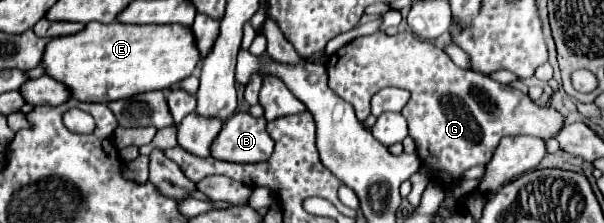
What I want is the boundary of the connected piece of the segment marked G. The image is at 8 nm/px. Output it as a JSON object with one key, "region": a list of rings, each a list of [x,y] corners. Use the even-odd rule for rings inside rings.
{"region":[[[379,31],[367,37],[359,37],[347,43],[345,47],[341,47],[337,53],[333,53],[327,59],[325,69],[329,77],[329,87],[335,91],[335,95],[339,95],[343,101],[353,105],[359,121],[365,121],[367,115],[371,113],[371,97],[381,87],[397,85],[397,87],[409,89],[411,99],[401,113],[409,123],[409,135],[415,139],[417,155],[421,157],[421,163],[425,167],[445,171],[443,175],[437,177],[437,181],[441,181],[443,185],[449,185],[451,181],[455,181],[469,167],[487,165],[503,135],[533,135],[547,141],[551,137],[557,137],[565,125],[565,117],[557,109],[541,107],[535,101],[531,101],[527,93],[521,93],[511,85],[499,85],[487,75],[457,67],[447,53],[443,53],[431,41],[423,41],[411,35],[409,31],[397,33],[397,35],[387,35]]]}

